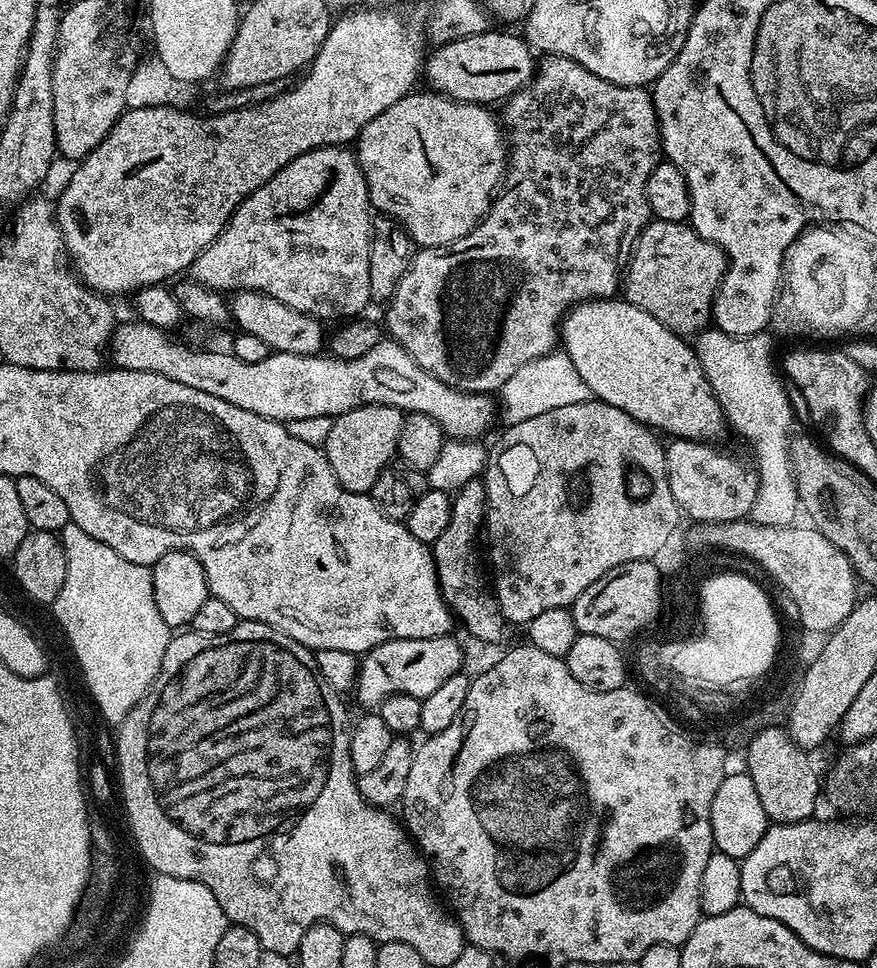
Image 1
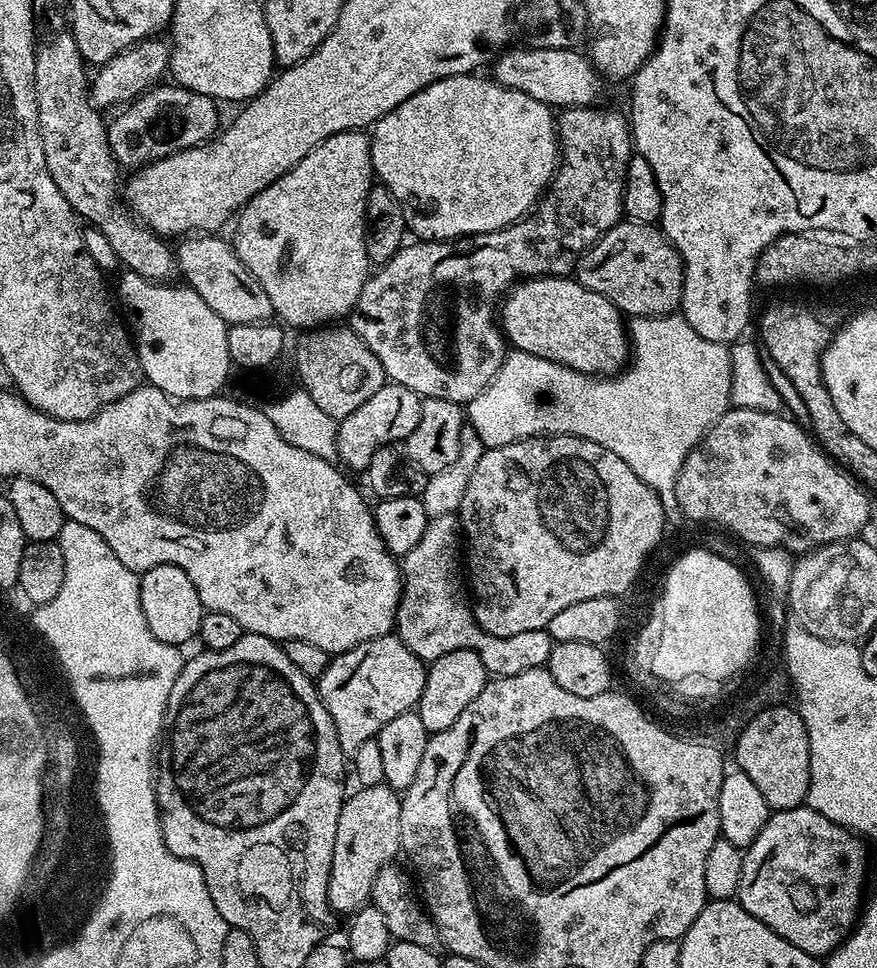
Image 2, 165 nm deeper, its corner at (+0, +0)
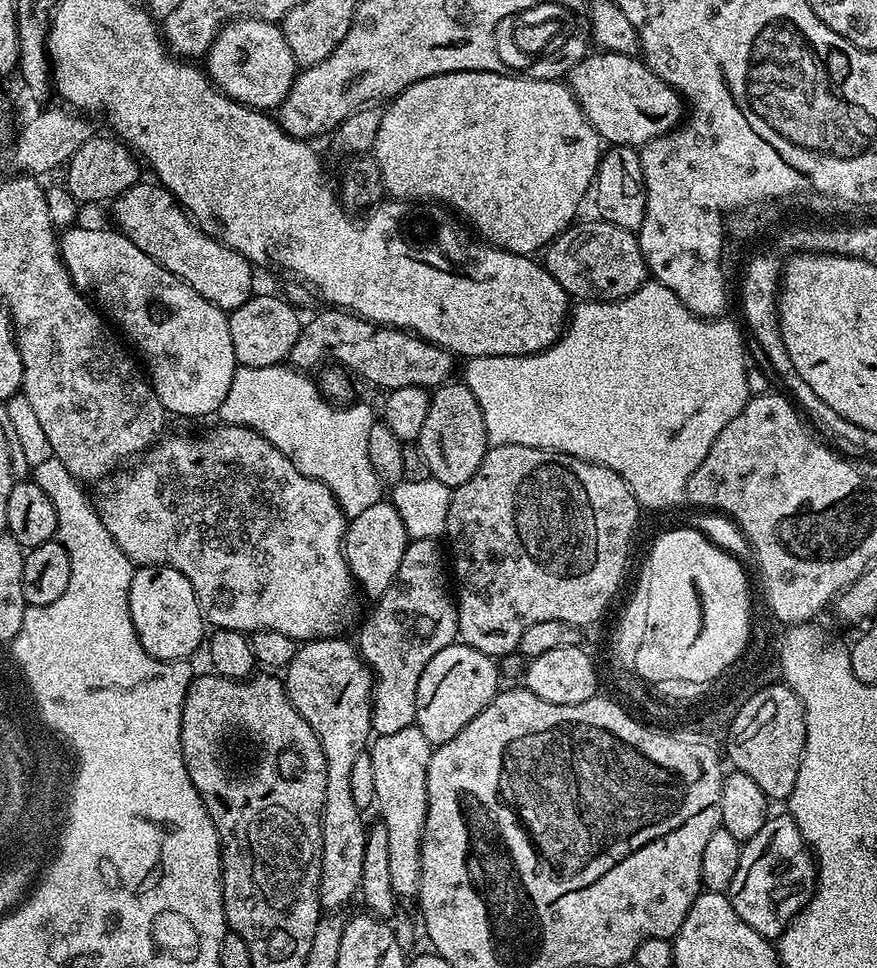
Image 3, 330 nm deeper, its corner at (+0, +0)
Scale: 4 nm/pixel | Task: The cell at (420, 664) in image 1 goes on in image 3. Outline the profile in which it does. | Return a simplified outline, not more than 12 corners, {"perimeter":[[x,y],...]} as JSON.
{"perimeter":[[301,643],[288,701],[326,758],[320,907],[360,891],[366,823],[350,774],[373,735],[355,643]]}

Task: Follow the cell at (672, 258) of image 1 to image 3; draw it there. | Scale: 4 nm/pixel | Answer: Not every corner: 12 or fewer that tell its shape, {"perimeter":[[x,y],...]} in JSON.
{"perimeter":[[565,228],[542,256],[580,302],[620,300],[650,276],[639,235]]}

